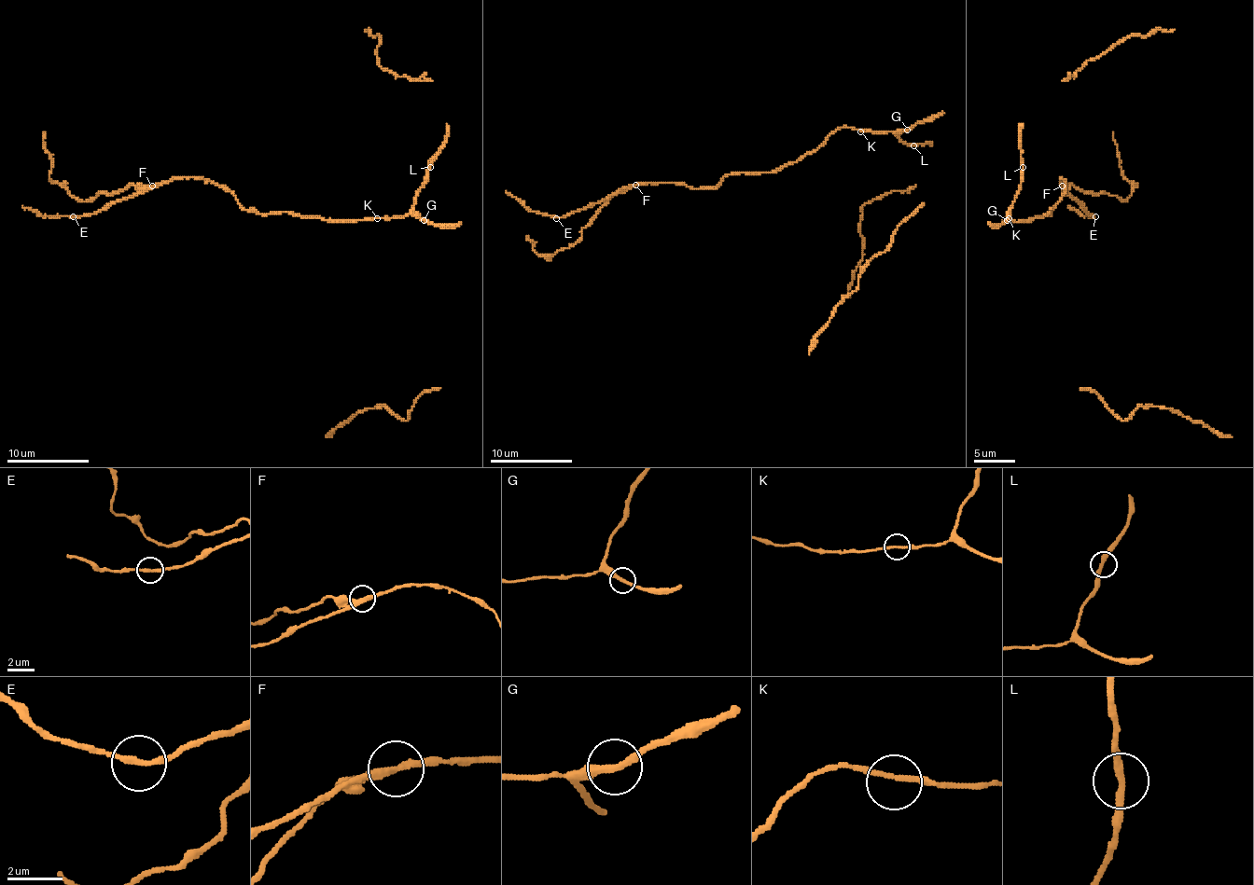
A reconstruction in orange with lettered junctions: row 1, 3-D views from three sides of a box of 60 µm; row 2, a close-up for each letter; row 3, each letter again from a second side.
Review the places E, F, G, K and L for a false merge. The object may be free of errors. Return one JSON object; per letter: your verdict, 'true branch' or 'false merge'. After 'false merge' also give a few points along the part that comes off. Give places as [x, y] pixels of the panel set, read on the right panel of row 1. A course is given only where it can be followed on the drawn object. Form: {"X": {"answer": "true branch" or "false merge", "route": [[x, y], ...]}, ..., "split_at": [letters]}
{"E": {"answer": "true branch"}, "F": {"answer": "false merge", "route": [[1062, 185], [1115, 195], [1125, 201], [1132, 193], [1132, 183], [1119, 164], [1113, 131]]}, "G": {"answer": "true branch"}, "K": {"answer": "true branch"}, "L": {"answer": "true branch"}, "split_at": ["F"]}

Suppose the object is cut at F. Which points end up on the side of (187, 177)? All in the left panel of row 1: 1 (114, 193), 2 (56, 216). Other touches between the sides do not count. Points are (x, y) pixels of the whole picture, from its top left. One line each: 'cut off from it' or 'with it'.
1: cut off from it
2: with it

